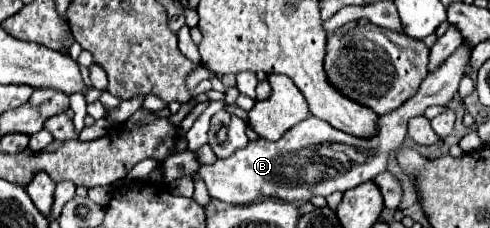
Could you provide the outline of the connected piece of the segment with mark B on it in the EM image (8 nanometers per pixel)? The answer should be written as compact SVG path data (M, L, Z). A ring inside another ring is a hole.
M461 44L451 58L447 58L435 72L431 72L421 82L417 94L411 100L407 100L401 108L389 112L387 116L379 118L379 134L375 138L355 138L333 128L331 124L325 124L315 116L309 116L307 120L285 132L277 142L269 142L265 138L249 142L247 148L237 150L231 158L217 160L211 166L201 166L193 176L199 176L205 182L211 198L217 198L227 204L249 204L263 198L307 202L311 196L329 196L337 190L351 190L385 172L389 156L401 146L405 138L405 126L409 118L421 116L425 108L433 104L445 106L453 98L463 78L463 70L469 56L471 48L467 44ZM339 144L349 146L355 156L349 156L349 148L339 148ZM309 170L313 174L313 184L309 184Z

